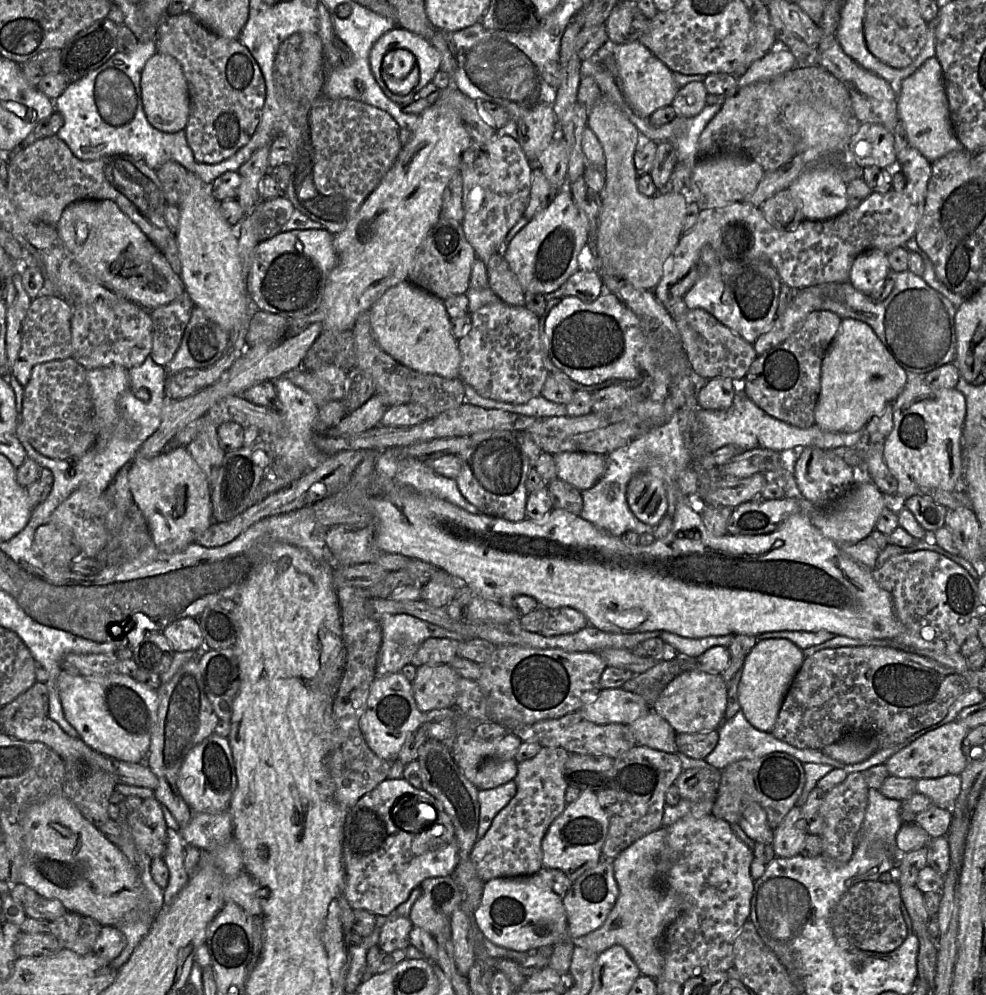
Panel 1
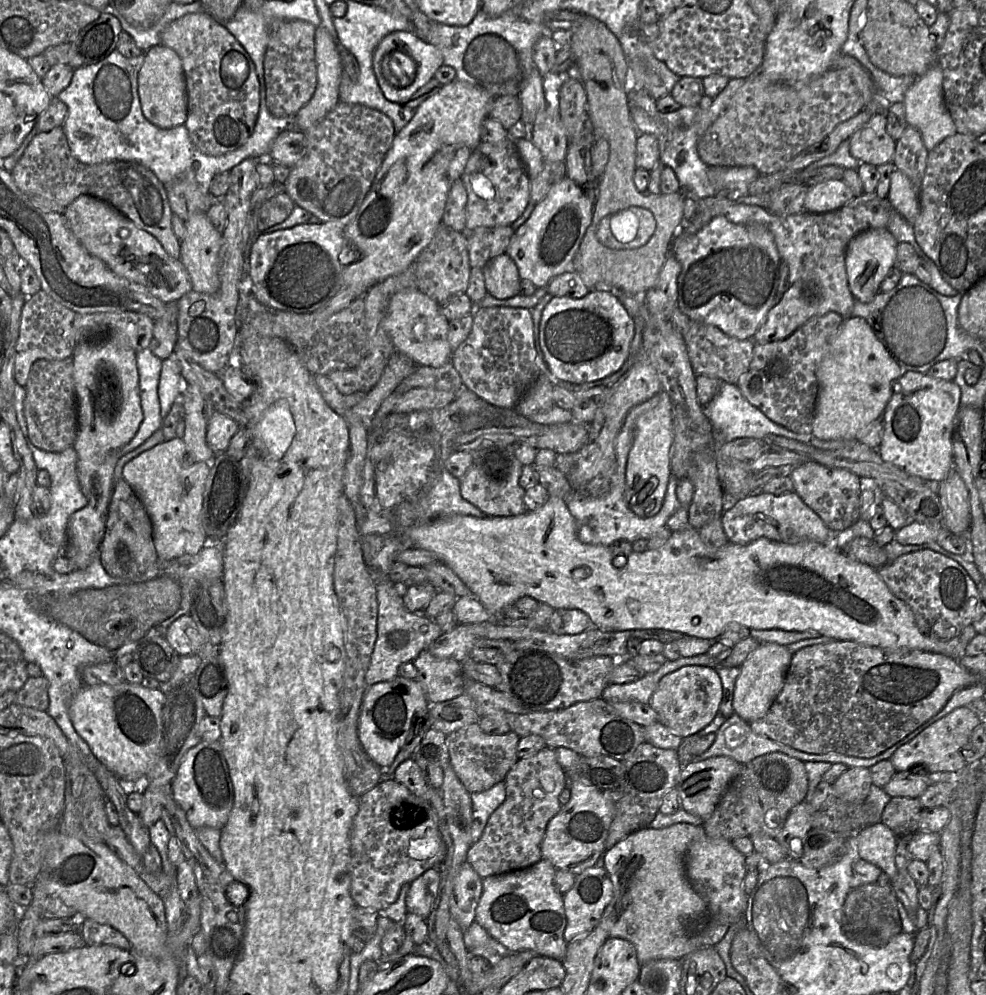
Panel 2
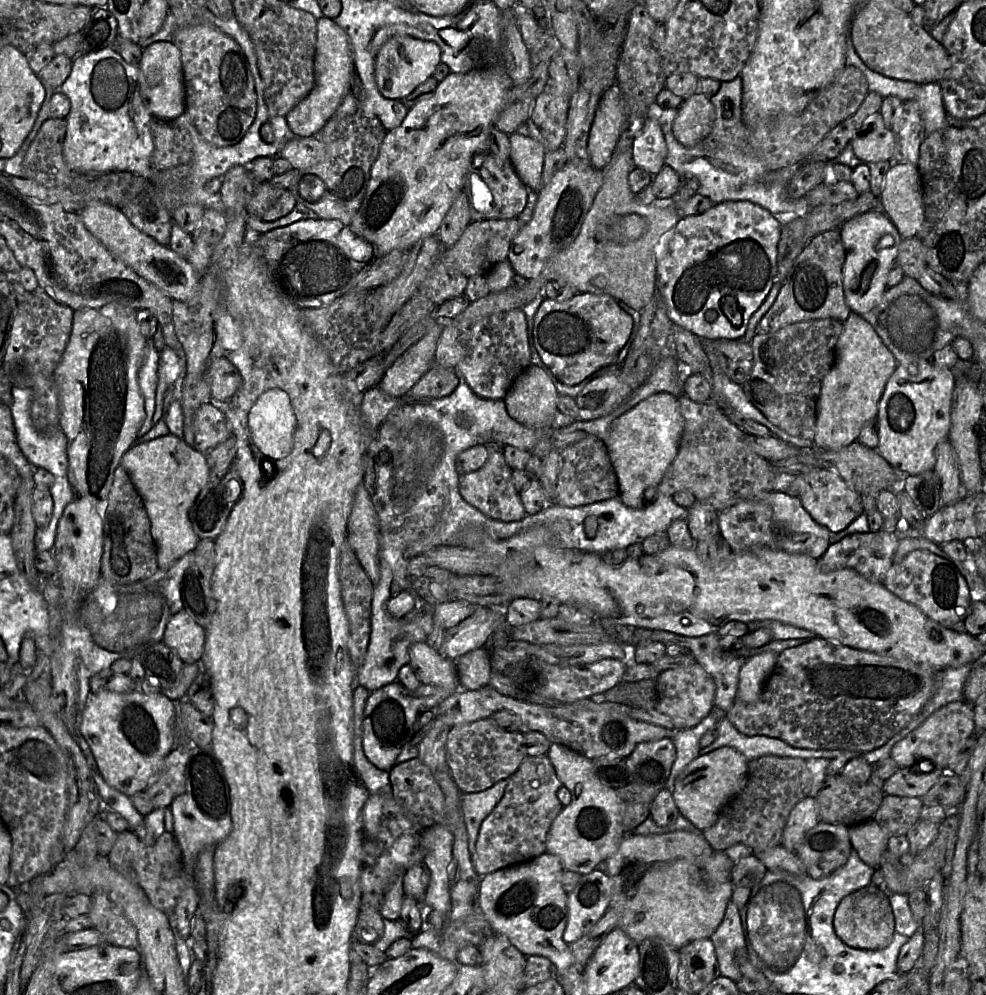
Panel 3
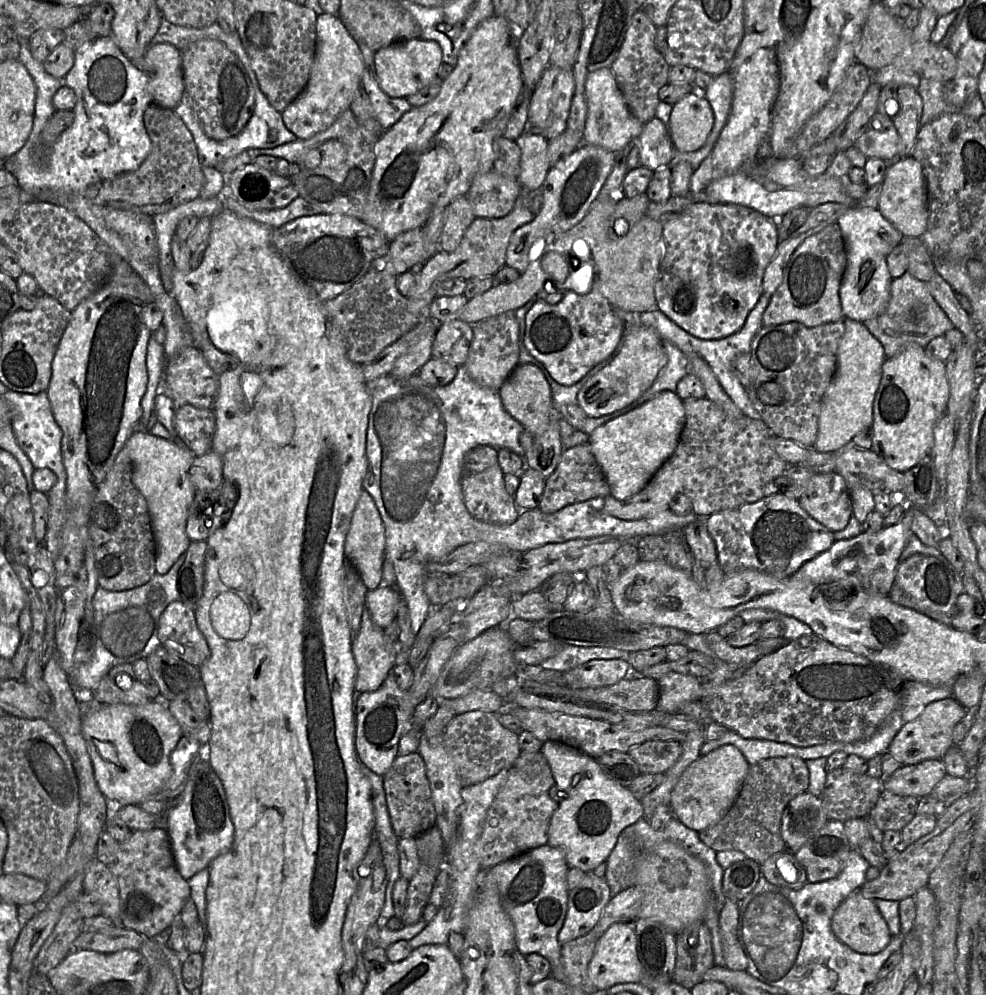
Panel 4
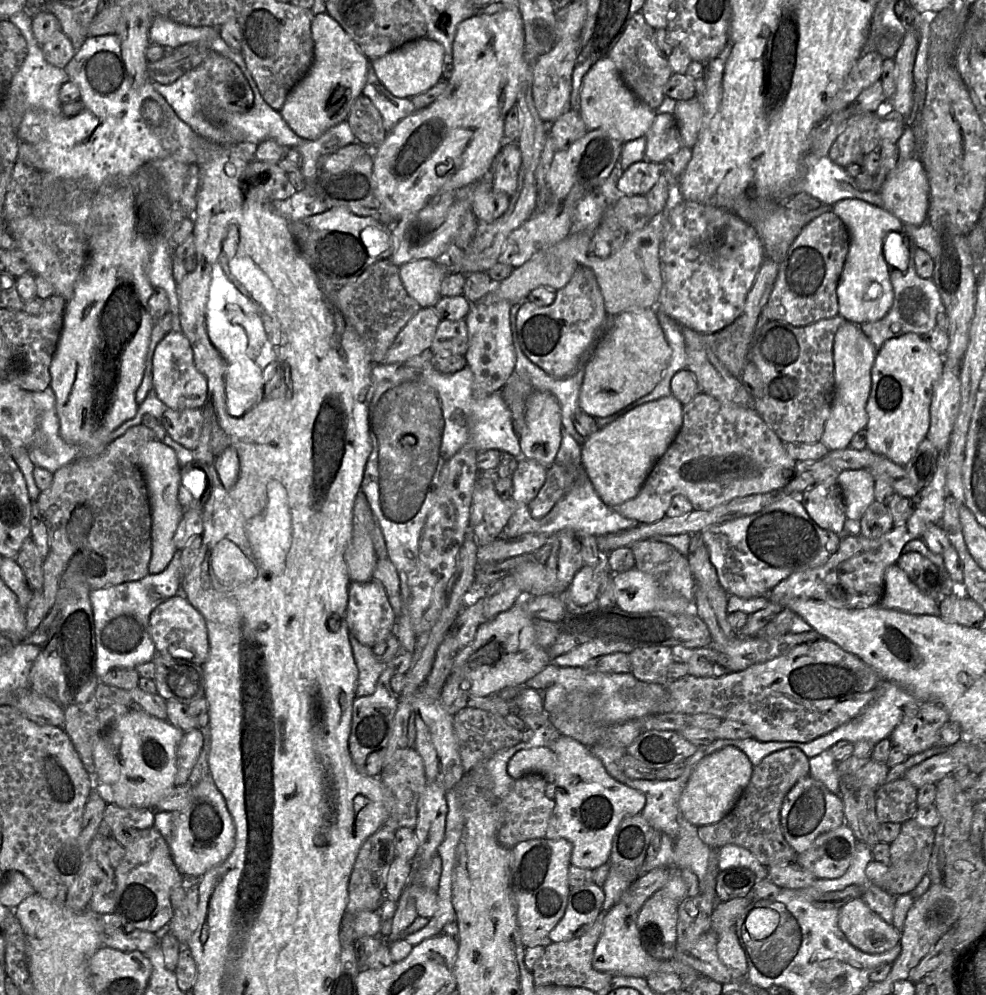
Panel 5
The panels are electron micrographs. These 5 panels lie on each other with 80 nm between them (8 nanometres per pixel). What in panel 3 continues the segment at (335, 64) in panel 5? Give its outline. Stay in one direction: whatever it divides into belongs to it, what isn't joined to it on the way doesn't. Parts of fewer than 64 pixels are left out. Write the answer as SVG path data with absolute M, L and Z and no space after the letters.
M320 17L316 22L316 36L313 89L285 116L291 131L301 138L315 136L324 128L351 91L351 79L355 72L350 40L334 20Z

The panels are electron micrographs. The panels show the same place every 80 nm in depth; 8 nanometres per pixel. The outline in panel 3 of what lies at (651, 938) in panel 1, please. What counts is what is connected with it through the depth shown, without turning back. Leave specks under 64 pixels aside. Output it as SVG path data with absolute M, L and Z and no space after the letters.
M687 831L626 834L617 851L606 860L607 874L612 881L610 908L618 914L618 927L637 944L647 938L658 937L678 950L694 940L711 939L724 918L734 886L732 883L710 884L705 880L701 860L710 854L706 850L708 846L702 834Z

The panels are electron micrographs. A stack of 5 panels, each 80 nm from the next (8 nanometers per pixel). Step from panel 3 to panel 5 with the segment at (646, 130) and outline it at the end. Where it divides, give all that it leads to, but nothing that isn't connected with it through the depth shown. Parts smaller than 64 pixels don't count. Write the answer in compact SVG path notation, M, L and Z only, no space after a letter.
M657 113L645 138L644 159L661 165L682 147L677 123L671 113Z

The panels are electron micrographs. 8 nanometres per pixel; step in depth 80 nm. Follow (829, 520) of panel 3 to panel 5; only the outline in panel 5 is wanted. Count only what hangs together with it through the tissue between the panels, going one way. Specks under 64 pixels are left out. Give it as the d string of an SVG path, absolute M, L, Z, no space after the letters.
M823 481L800 496L808 515L823 529L839 535L847 519L843 498L836 481Z

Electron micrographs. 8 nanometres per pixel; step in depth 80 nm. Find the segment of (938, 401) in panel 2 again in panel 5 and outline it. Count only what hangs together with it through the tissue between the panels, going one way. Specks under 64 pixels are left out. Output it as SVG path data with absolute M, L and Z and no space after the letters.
M915 333L887 340L877 351L871 369L871 392L866 411L867 447L900 466L914 456L930 428L930 405L944 367L944 357Z

